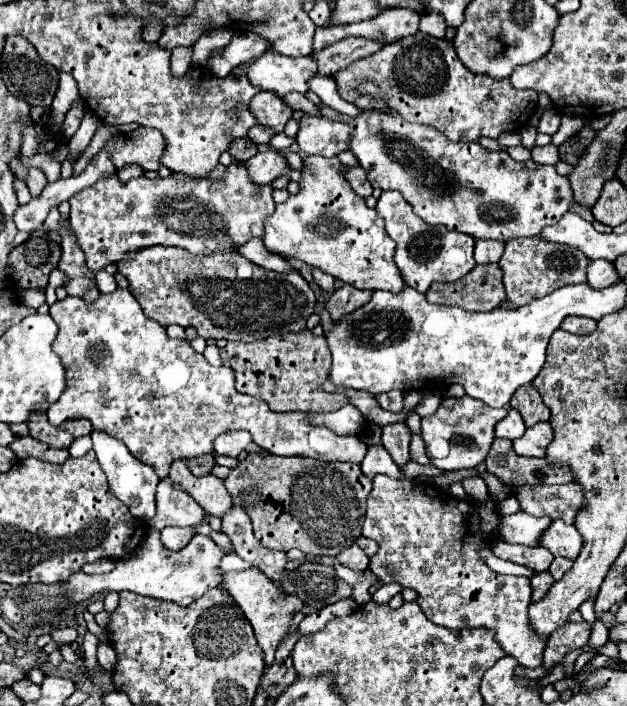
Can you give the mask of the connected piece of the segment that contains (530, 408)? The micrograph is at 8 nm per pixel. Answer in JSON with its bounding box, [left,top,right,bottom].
[510,383,550,427]

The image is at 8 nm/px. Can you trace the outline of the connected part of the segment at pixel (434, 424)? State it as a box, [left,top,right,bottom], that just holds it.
[422,395,508,471]

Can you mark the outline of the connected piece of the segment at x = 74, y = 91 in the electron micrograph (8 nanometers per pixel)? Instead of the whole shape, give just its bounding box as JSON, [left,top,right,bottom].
[52,71,78,119]

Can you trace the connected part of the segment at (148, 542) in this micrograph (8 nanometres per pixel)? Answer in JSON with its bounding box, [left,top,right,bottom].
[34,531,224,627]

